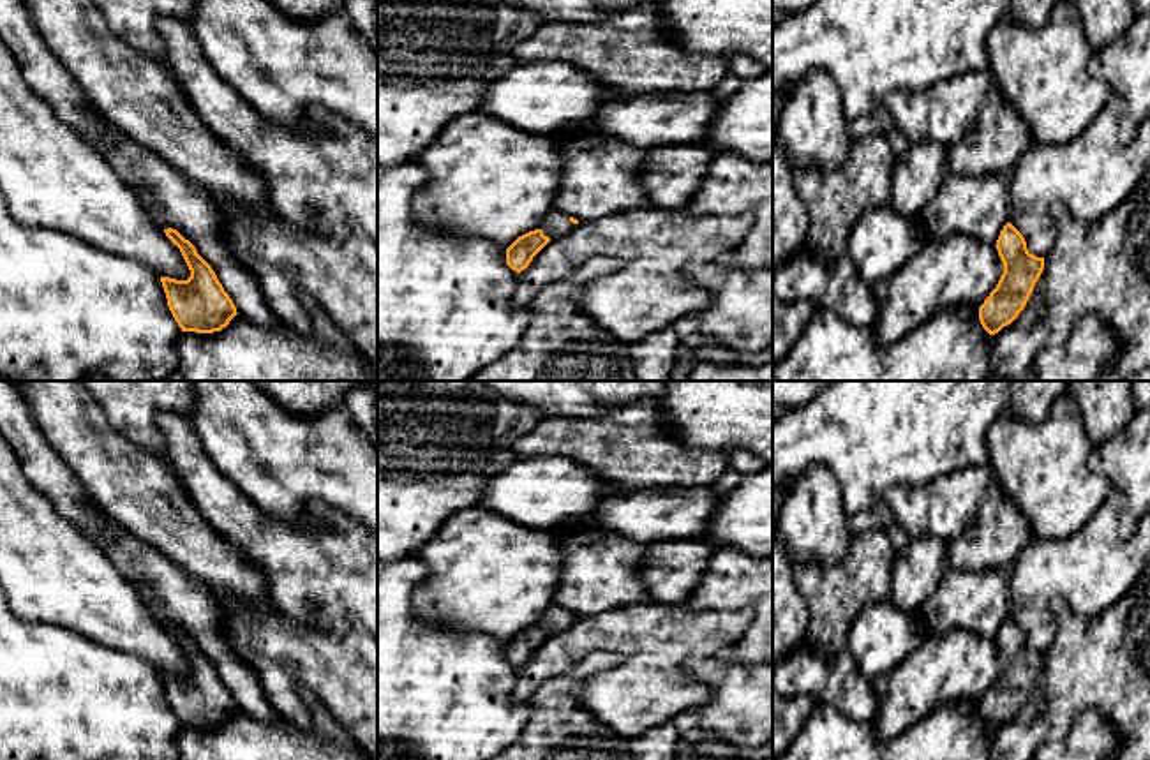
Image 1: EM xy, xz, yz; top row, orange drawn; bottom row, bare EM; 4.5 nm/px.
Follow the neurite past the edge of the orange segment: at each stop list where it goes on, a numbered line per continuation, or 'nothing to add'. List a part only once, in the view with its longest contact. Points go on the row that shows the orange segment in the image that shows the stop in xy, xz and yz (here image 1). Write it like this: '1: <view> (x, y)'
1: xz (556, 224)

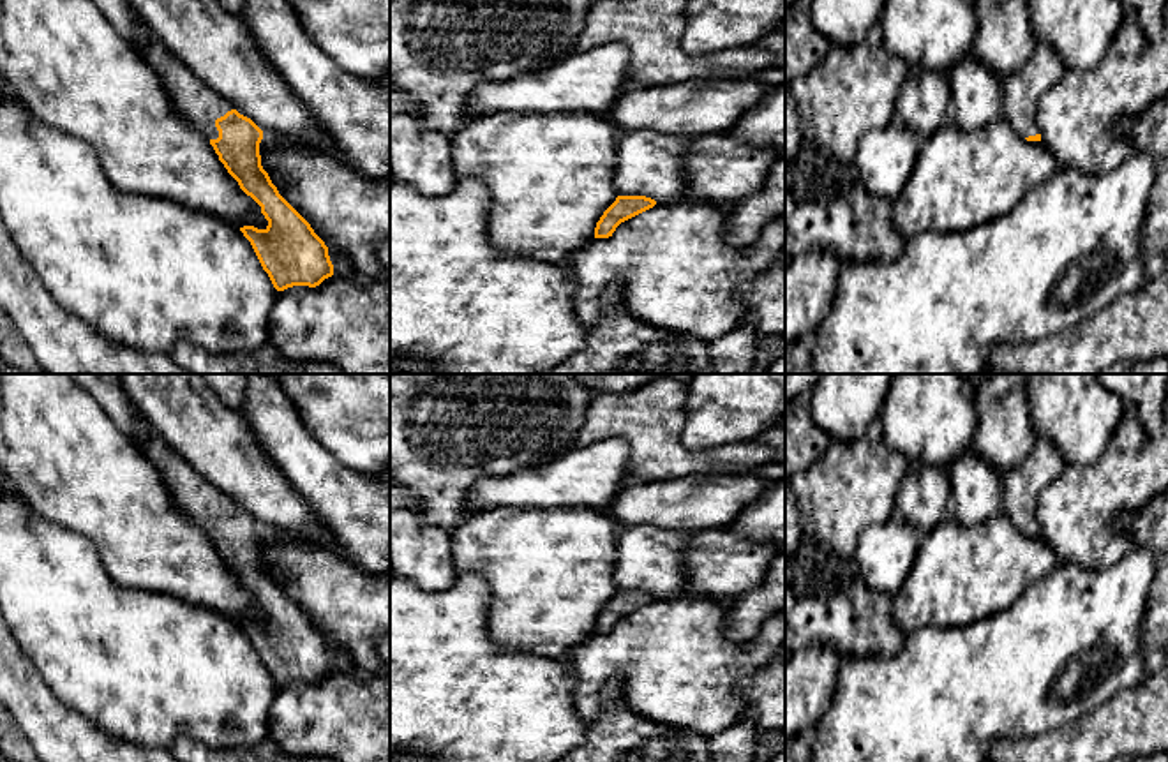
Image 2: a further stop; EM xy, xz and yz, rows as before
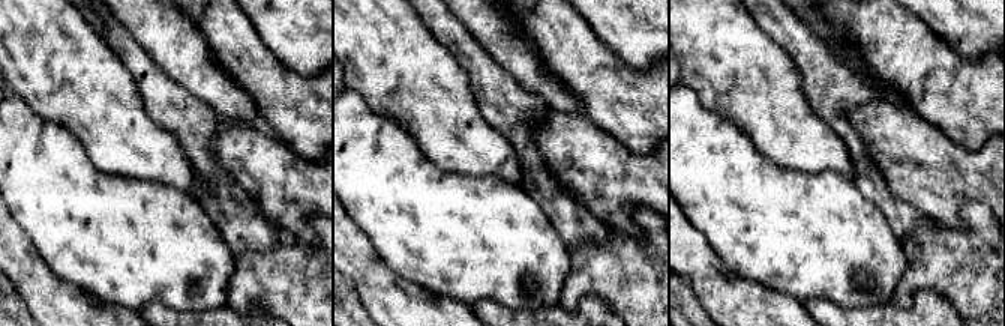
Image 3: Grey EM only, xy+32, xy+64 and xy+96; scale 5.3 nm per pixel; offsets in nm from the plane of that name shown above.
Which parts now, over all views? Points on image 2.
1: xy (200, 104)

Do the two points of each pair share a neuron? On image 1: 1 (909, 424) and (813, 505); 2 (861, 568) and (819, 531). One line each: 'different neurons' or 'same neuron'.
1: different neurons
2: different neurons

